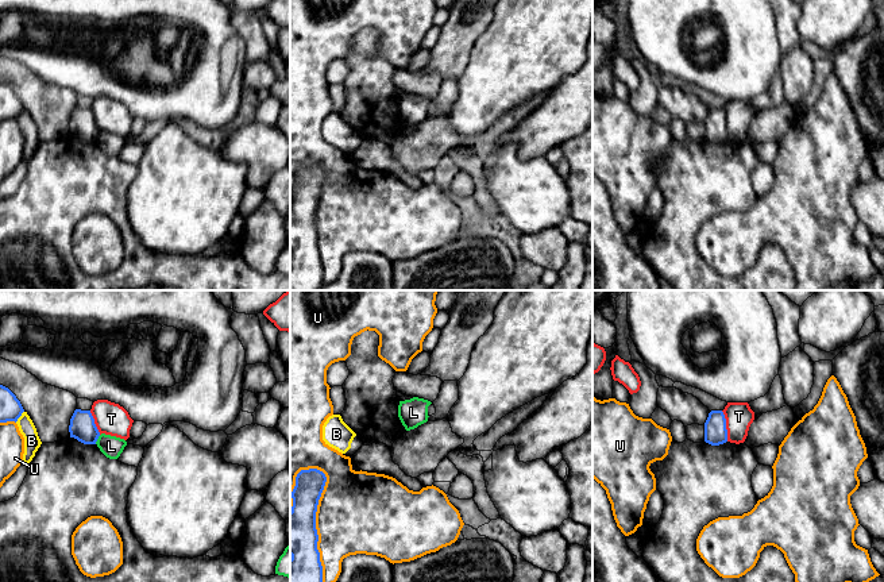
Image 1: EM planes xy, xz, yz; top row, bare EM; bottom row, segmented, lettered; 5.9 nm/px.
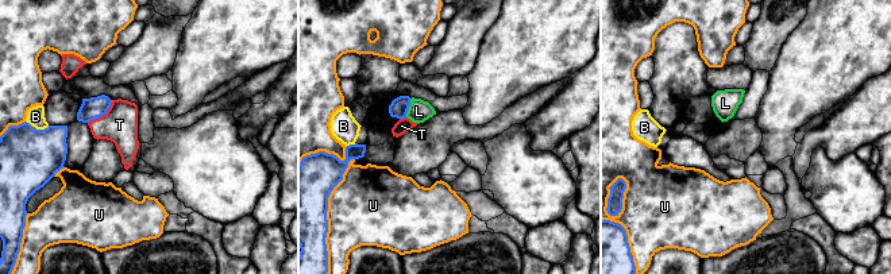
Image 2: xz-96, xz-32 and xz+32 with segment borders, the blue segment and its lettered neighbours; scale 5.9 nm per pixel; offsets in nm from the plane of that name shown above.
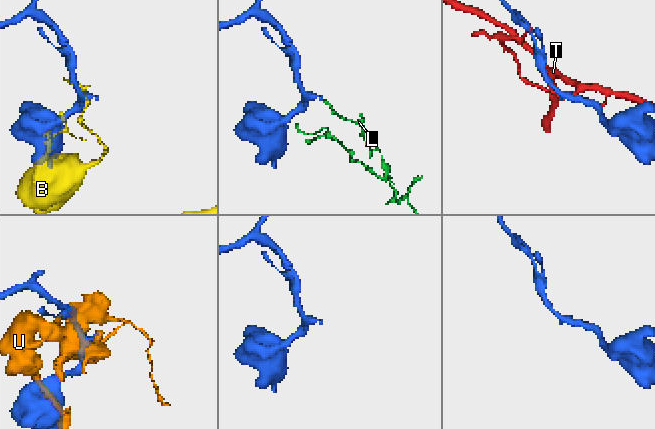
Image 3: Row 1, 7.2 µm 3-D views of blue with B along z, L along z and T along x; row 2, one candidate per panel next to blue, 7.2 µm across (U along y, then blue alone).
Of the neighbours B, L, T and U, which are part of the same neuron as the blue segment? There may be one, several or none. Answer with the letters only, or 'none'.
none

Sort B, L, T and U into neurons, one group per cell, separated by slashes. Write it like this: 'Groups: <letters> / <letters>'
Groups: B / L / T / U

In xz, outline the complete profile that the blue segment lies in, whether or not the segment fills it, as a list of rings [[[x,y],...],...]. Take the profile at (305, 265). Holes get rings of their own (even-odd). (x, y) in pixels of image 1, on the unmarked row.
[[[317,166],[301,167],[296,174],[290,208],[290,290],[323,286],[316,209],[325,180],[325,171]]]

